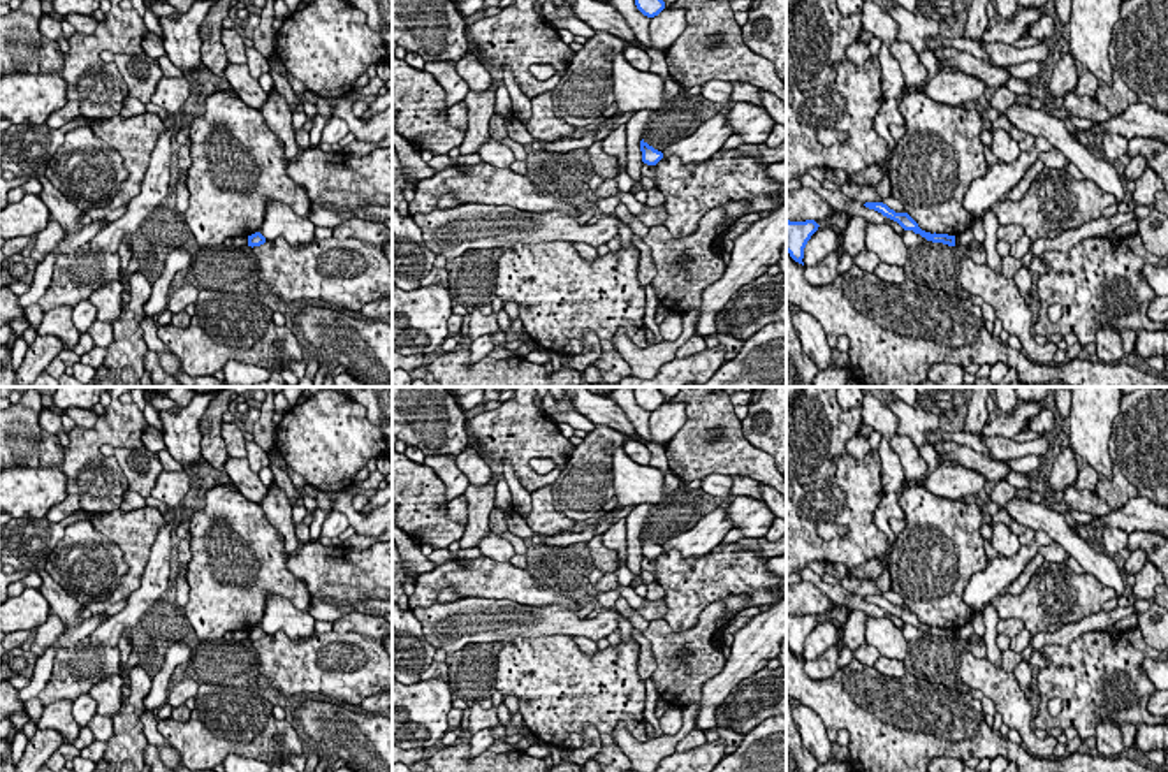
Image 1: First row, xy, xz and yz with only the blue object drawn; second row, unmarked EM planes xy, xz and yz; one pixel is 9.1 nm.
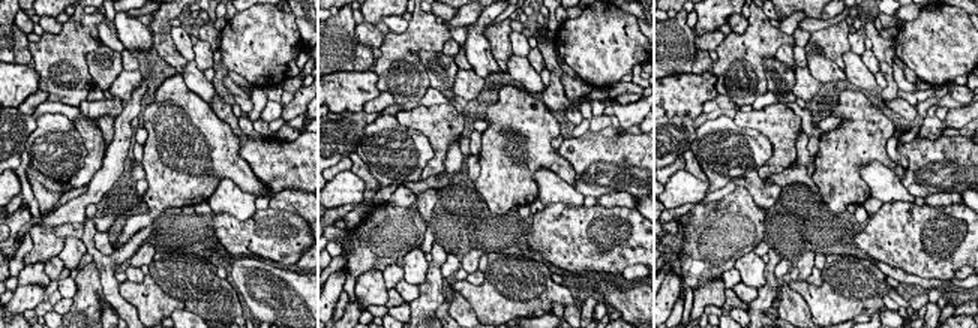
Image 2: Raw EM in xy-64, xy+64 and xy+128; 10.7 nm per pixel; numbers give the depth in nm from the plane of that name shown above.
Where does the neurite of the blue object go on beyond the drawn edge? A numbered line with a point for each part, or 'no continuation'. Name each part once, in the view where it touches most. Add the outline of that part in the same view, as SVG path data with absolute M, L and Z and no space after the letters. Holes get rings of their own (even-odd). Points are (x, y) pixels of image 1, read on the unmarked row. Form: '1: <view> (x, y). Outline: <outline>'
no continuation

